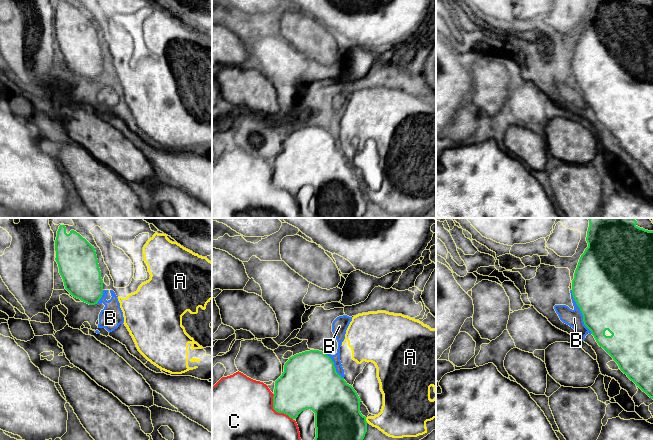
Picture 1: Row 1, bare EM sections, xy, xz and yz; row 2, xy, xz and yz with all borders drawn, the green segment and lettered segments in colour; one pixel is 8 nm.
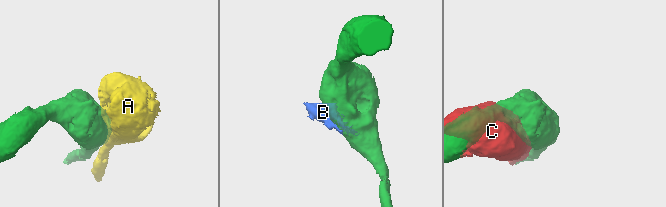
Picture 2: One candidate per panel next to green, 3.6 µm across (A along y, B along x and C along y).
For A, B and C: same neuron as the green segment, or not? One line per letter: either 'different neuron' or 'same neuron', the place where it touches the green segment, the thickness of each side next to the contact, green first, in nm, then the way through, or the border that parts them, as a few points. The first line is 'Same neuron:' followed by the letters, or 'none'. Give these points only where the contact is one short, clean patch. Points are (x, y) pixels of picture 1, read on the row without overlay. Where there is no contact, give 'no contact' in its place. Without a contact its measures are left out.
Same neuron: none
A: different neuron | xz (365, 196) | 400/280 nm
B: different neuron | yz (581, 88) | 500/140 nm
C: different neuron | xz (276, 187) | 340/500 nm

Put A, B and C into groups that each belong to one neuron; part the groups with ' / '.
A / B / C

